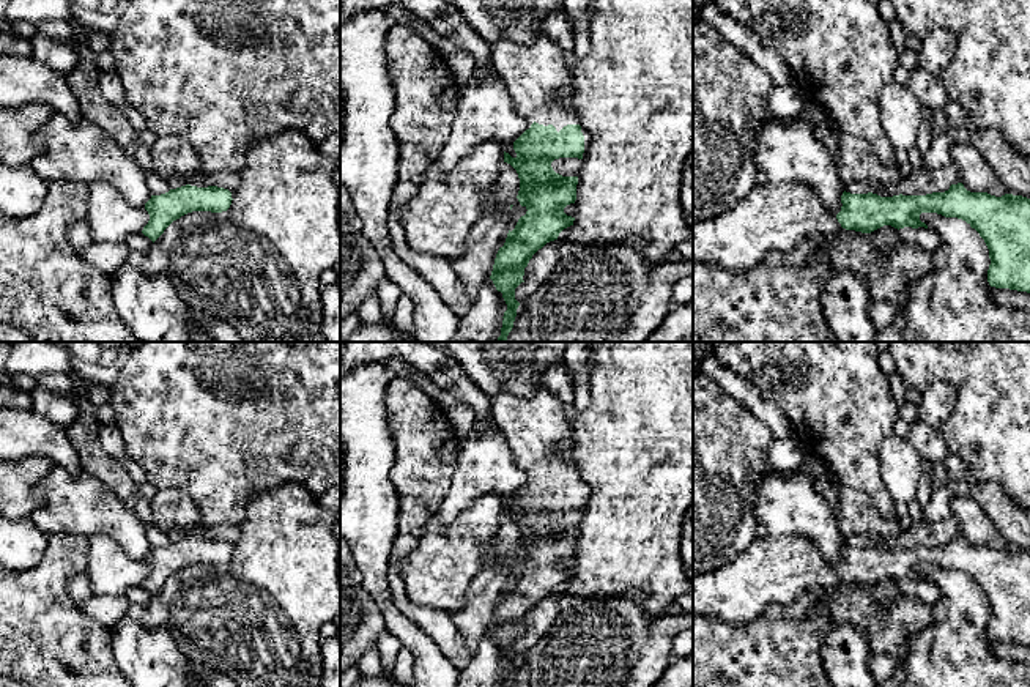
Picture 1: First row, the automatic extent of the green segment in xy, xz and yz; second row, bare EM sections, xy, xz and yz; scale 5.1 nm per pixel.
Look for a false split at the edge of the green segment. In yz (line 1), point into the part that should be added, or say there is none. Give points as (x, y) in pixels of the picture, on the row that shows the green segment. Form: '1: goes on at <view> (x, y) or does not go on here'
1: goes on at yz (772, 216)

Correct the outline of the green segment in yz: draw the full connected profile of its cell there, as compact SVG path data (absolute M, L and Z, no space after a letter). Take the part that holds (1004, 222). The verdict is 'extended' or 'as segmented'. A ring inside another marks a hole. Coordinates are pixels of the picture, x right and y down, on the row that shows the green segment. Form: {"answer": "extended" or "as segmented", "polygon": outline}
{"answer": "extended", "polygon": "M962 183L945 192L926 195L893 195L843 192L841 211L833 216L817 194L805 184L756 184L747 197L720 214L693 222L693 263L717 265L728 269L747 269L761 262L770 251L789 252L802 243L814 244L827 235L839 235L844 228L871 233L884 225L895 228L924 227L921 213L937 213L965 221L984 240L991 265L987 282L995 288L1030 293L1030 199L1005 194L970 192Z"}

